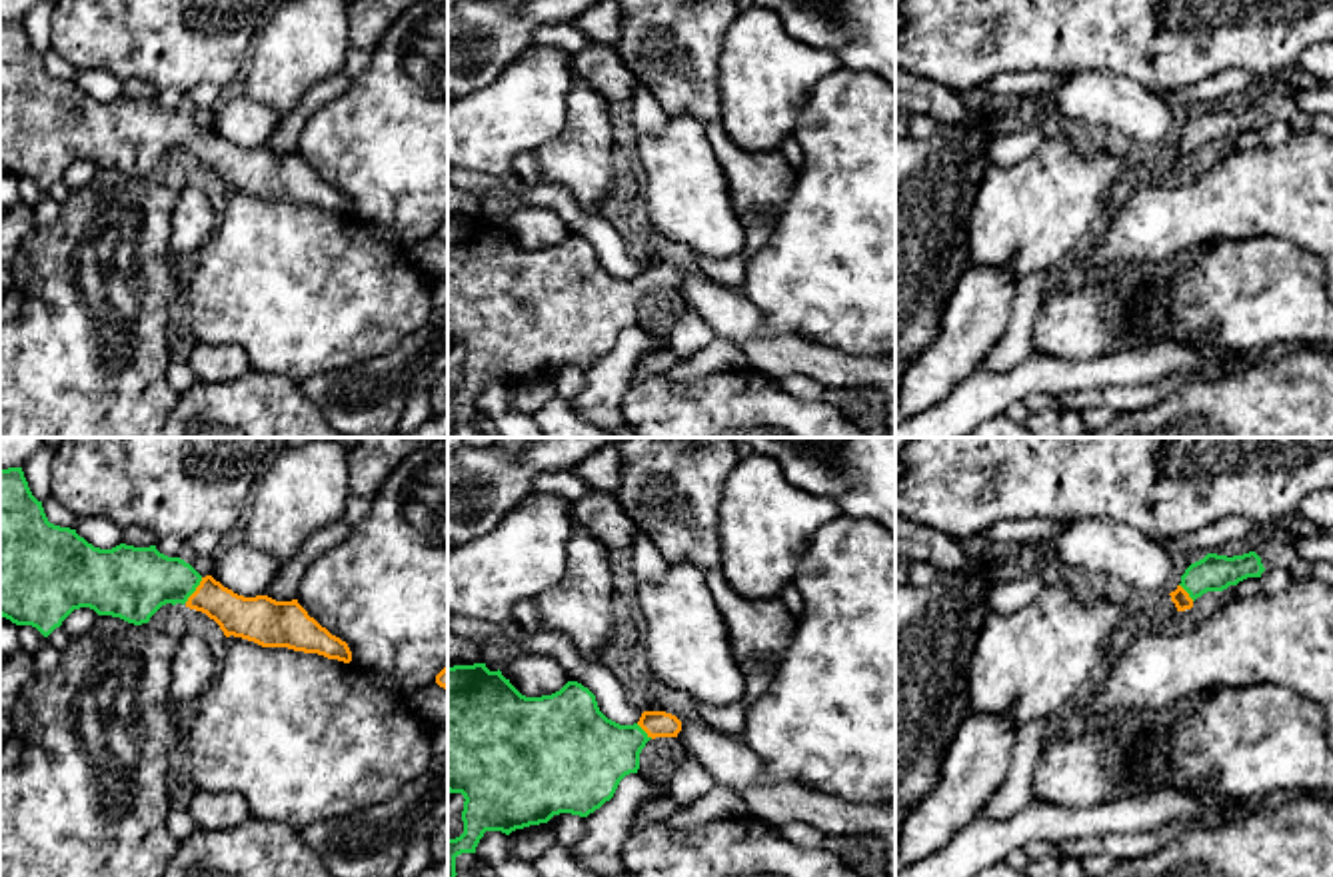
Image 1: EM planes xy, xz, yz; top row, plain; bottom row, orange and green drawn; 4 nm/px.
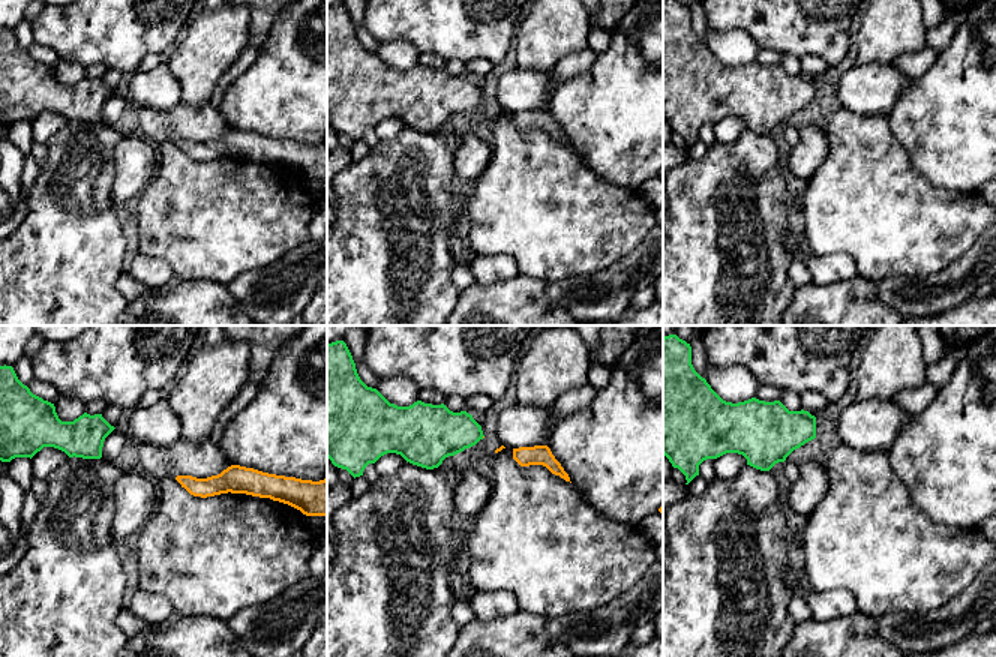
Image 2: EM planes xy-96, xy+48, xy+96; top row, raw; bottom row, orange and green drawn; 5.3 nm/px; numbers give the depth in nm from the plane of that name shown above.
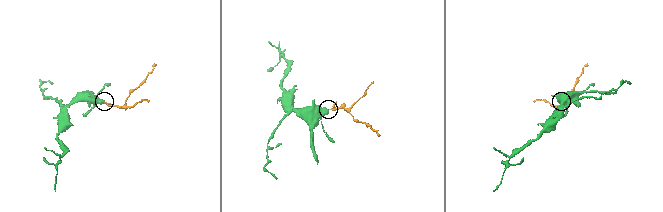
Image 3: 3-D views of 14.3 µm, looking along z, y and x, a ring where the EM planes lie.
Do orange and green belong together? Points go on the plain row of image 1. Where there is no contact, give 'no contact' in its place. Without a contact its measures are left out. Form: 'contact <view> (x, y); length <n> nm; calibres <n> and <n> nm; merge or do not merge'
contact xy (196, 142); length 130 nm; calibres 180 and 280 nm; merge

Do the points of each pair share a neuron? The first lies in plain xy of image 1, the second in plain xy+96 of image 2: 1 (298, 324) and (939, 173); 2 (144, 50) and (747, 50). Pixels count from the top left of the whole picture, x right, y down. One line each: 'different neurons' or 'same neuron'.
1: different neurons
2: different neurons

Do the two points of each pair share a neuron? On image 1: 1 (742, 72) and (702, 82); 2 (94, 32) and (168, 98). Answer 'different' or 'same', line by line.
1: different
2: different

